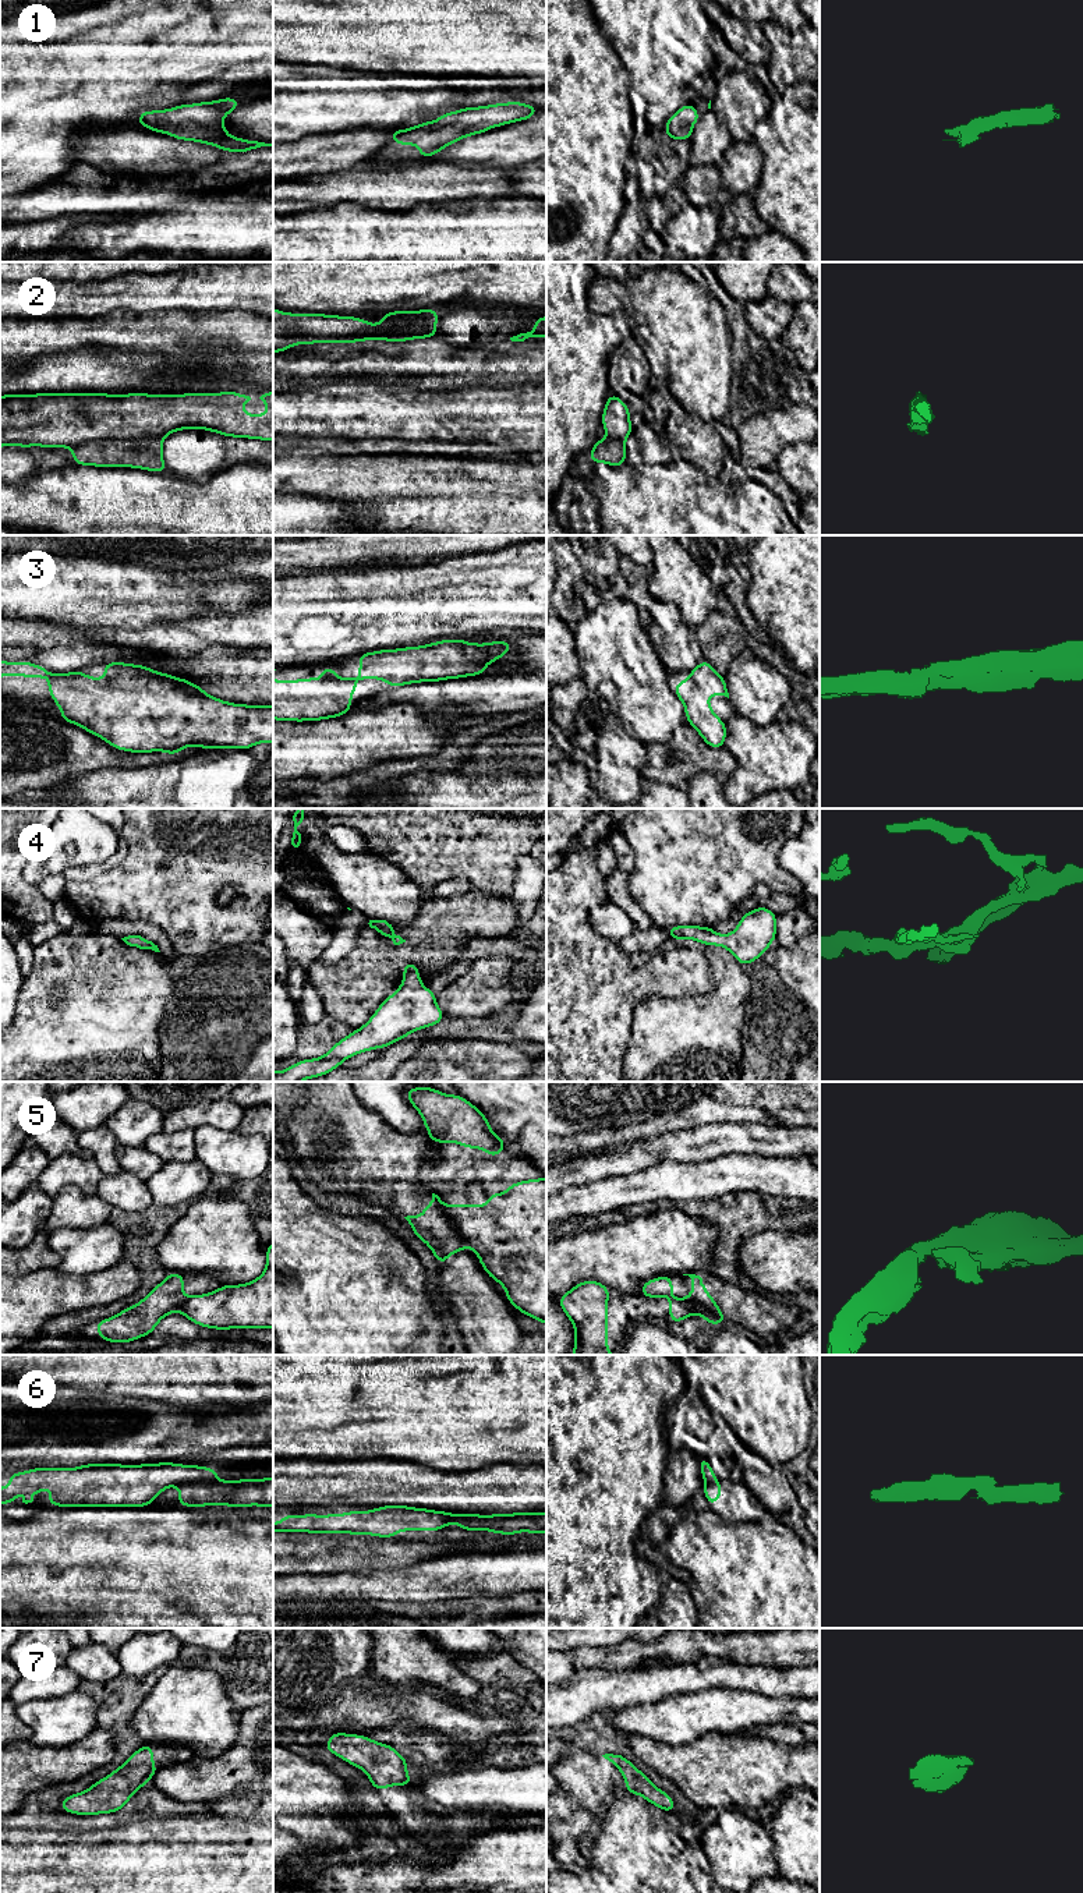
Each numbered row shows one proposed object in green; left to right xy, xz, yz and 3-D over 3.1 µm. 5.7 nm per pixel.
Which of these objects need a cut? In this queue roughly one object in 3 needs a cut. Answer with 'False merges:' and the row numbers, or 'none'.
False merges: 2, 5, 6

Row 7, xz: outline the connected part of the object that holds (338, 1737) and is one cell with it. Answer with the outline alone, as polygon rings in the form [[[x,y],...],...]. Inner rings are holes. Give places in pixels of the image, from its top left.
[[[336,1731],[323,1747],[347,1763],[362,1769],[369,1777],[371,1788],[376,1787],[381,1791],[392,1786],[410,1786],[414,1781],[407,1773],[408,1759],[392,1745],[360,1734]]]

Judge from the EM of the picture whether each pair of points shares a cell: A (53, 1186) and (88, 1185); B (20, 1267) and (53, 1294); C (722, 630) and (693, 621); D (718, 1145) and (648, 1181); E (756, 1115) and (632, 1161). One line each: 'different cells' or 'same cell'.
A: same cell
B: different cells
C: different cells
D: different cells
E: different cells

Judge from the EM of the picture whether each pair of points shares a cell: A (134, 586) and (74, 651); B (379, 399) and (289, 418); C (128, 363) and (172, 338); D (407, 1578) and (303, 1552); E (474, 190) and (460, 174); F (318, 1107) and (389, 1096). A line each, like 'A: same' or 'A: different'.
A: different
B: same
C: different
D: different
E: same
F: different

